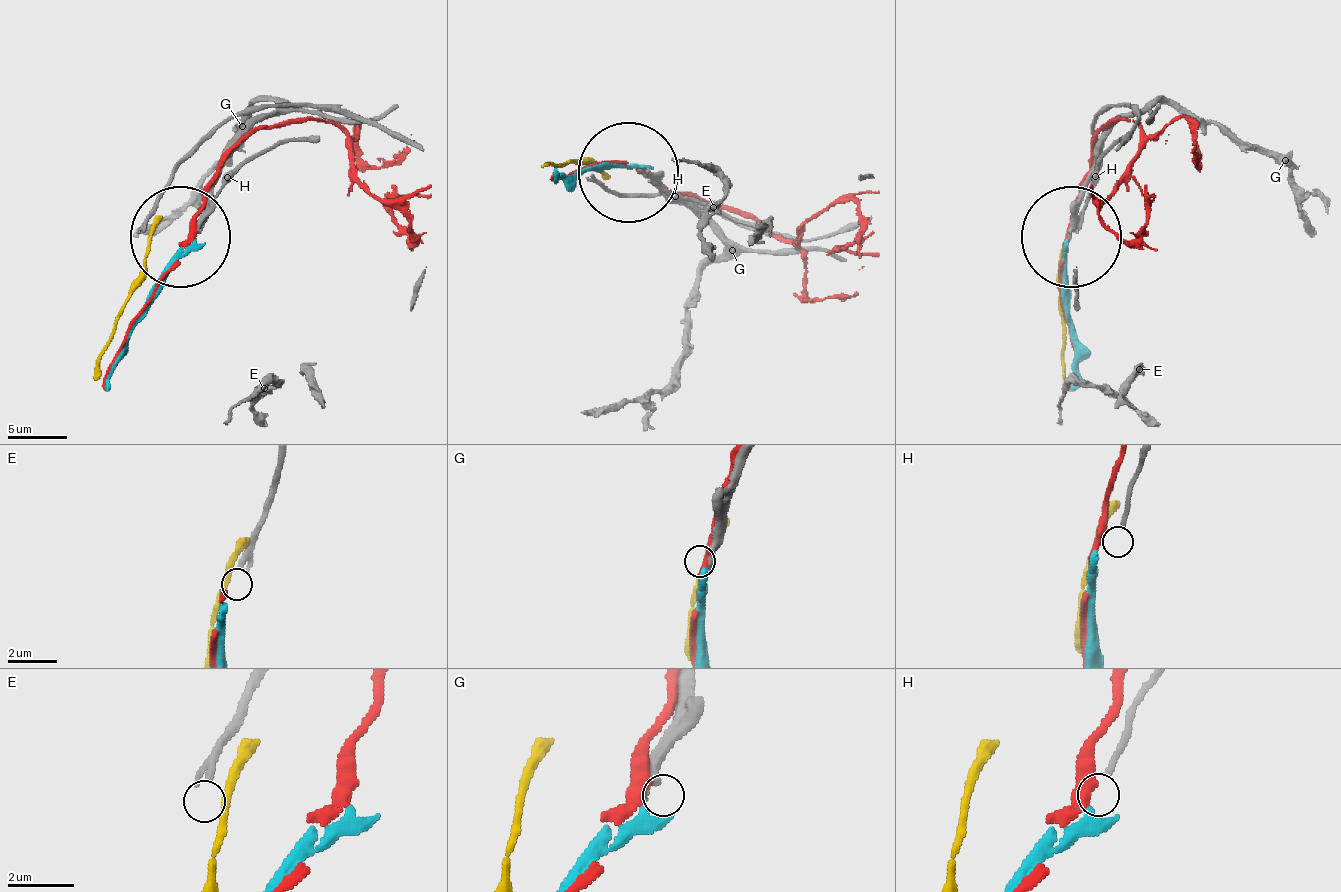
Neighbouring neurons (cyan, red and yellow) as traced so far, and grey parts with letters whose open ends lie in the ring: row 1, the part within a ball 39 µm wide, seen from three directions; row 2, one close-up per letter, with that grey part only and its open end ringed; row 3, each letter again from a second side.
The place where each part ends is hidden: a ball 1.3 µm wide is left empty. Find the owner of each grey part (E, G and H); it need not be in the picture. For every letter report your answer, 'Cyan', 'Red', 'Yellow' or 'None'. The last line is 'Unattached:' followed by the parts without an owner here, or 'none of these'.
E: None
G: Cyan
H: None
Unattached: E, H

